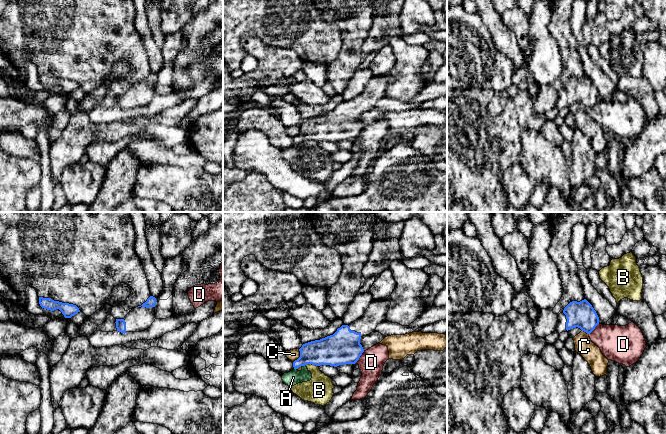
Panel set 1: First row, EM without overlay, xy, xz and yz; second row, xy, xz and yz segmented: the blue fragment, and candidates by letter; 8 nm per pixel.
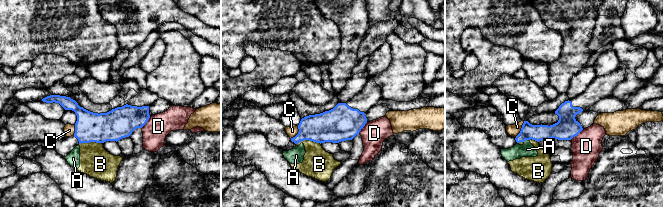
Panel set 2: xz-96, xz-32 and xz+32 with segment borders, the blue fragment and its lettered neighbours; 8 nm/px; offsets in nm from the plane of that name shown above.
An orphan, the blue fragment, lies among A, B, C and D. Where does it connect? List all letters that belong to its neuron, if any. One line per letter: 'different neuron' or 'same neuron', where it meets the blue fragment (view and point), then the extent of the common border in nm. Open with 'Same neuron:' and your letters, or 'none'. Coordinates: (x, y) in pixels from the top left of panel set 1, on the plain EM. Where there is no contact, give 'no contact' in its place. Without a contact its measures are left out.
Same neuron: none
A: different neuron | xz (303, 141) | 30 nm
B: different neuron | xz (311, 139) | 110 nm
C: different neuron | xz (300, 132) | 120 nm
D: different neuron | xz (359, 133) | 140 nm

